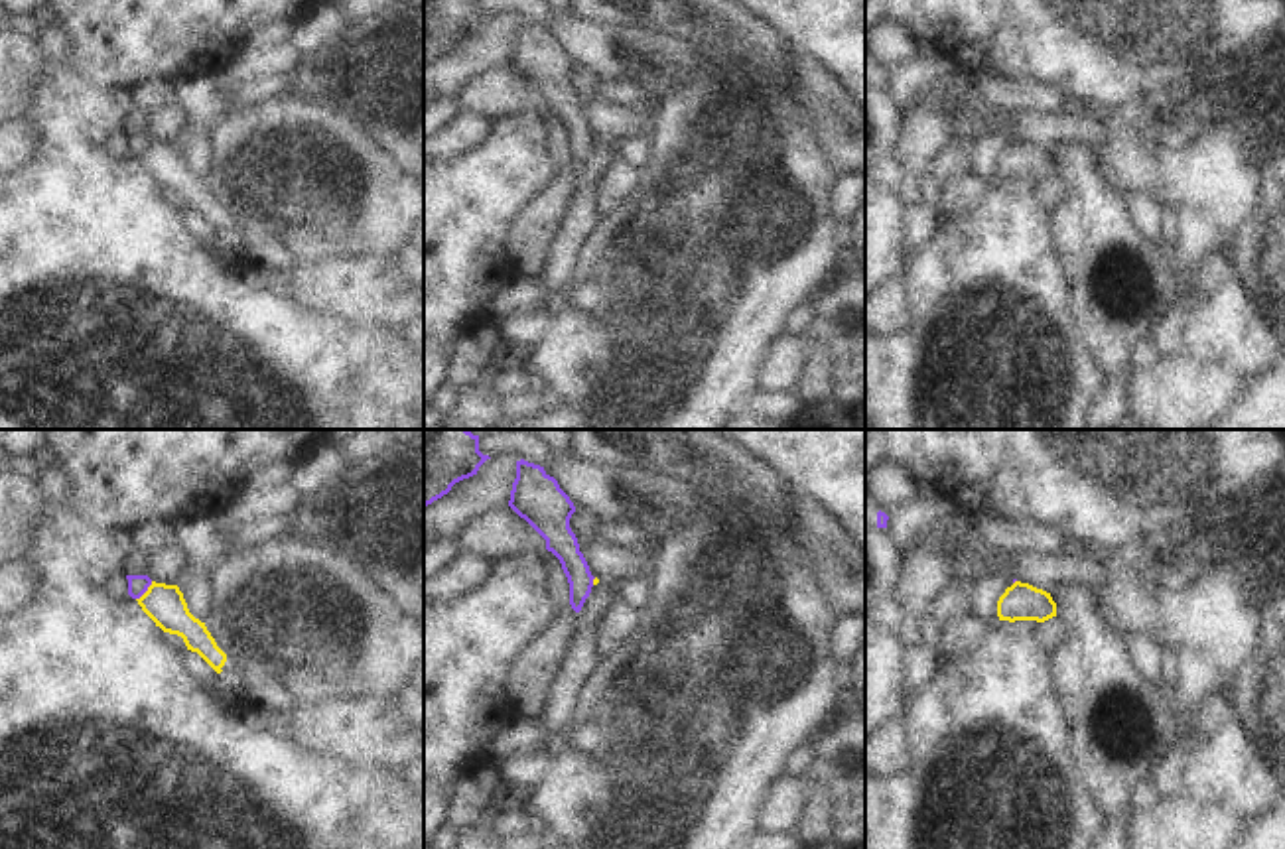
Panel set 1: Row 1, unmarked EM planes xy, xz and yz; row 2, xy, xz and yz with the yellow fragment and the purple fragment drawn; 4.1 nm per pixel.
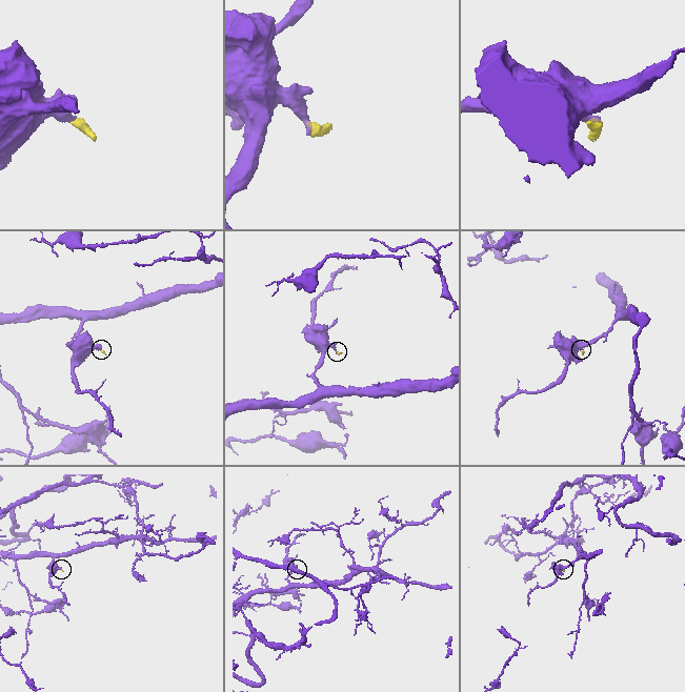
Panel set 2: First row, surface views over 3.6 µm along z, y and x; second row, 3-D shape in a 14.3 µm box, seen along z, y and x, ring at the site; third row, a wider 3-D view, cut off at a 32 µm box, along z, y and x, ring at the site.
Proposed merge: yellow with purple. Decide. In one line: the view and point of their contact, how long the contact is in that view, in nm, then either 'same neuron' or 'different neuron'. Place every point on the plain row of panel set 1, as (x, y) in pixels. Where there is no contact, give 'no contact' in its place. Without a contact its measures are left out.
xy (146, 150) | 100 nm | different neuron

